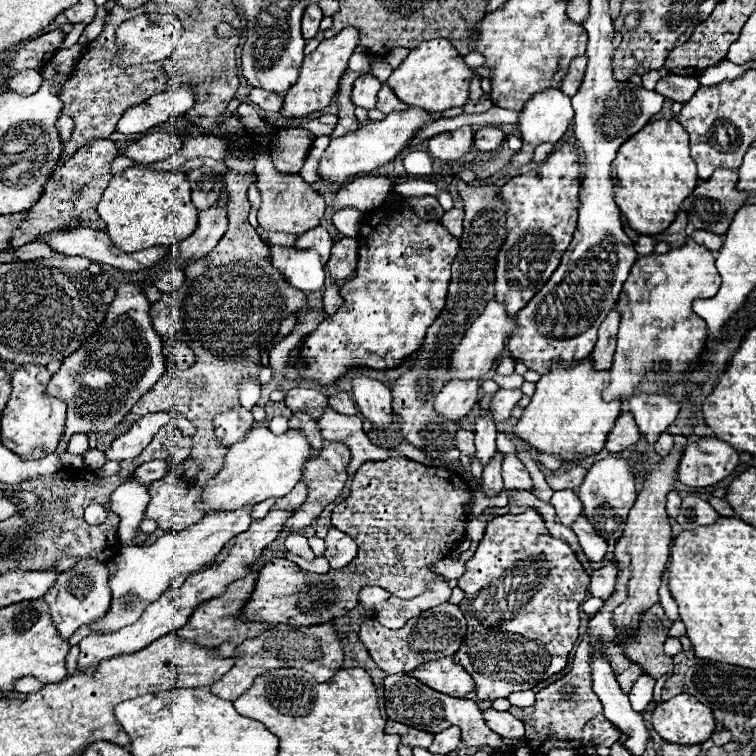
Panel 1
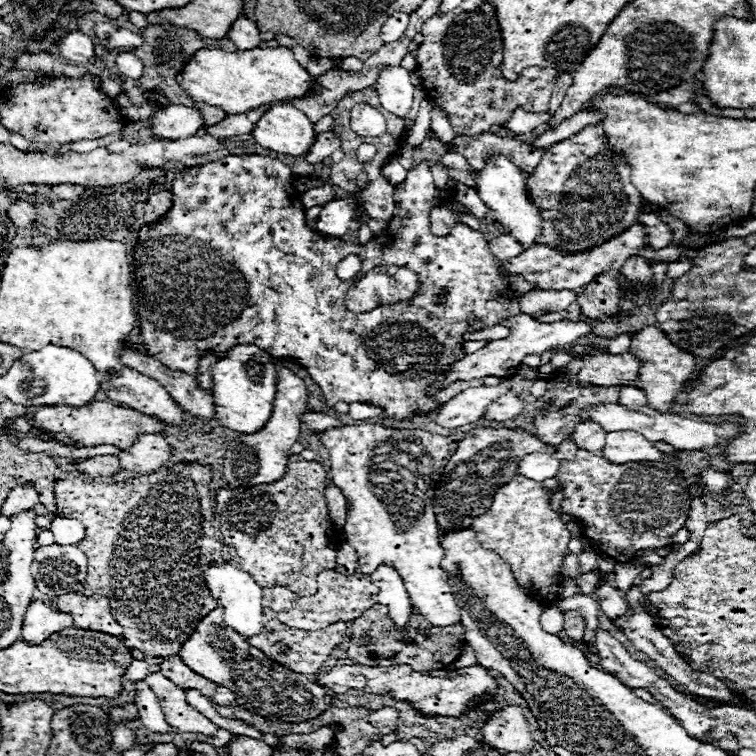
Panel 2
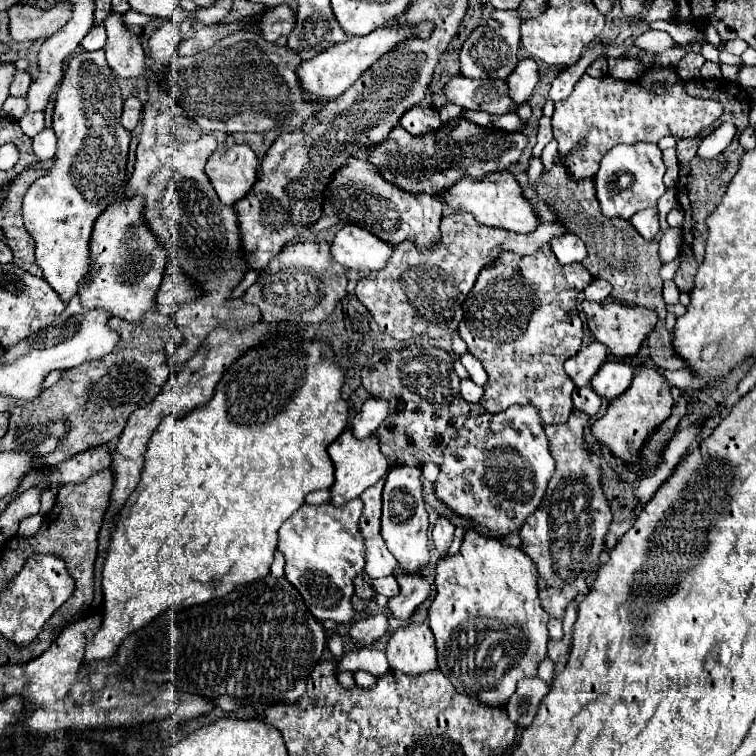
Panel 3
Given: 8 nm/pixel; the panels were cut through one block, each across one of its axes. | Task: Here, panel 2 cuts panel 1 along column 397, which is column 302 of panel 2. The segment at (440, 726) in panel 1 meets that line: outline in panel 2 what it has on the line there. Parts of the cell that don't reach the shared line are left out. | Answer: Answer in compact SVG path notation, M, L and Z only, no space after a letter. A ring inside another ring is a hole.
M220 606L214 608L214 612L208 612L200 620L198 628L190 634L190 640L186 640L186 644L180 648L178 654L188 668L194 668L194 672L200 676L214 680L214 684L230 688L240 706L250 702L250 712L258 712L270 720L304 722L320 716L326 710L332 698L326 696L322 686L318 686L306 674L292 672L286 666L268 660L258 648L250 648L250 644L246 644L246 640L242 640L242 636L234 632L222 616L224 610Z

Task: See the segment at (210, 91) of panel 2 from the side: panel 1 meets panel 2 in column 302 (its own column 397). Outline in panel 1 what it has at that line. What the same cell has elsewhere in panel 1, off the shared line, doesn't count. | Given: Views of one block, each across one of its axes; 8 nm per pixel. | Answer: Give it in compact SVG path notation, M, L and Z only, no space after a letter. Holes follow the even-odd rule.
M436 38L412 48L408 58L390 74L388 84L404 104L428 112L444 112L450 108L462 108L470 100L470 82L474 76L476 72L464 62L464 56L460 56L448 40Z

